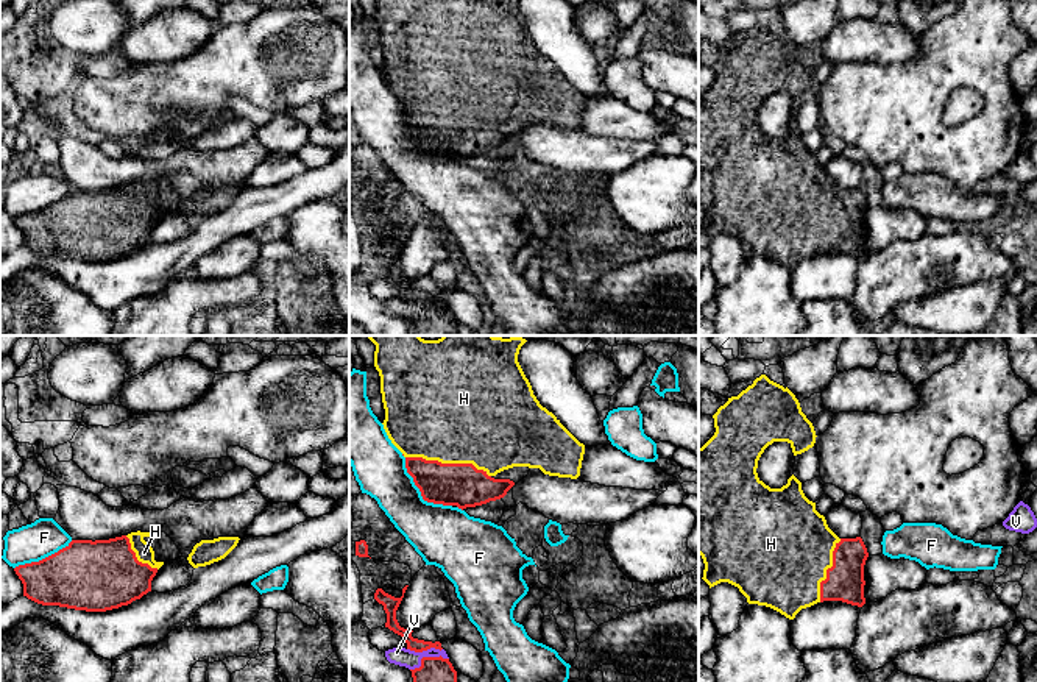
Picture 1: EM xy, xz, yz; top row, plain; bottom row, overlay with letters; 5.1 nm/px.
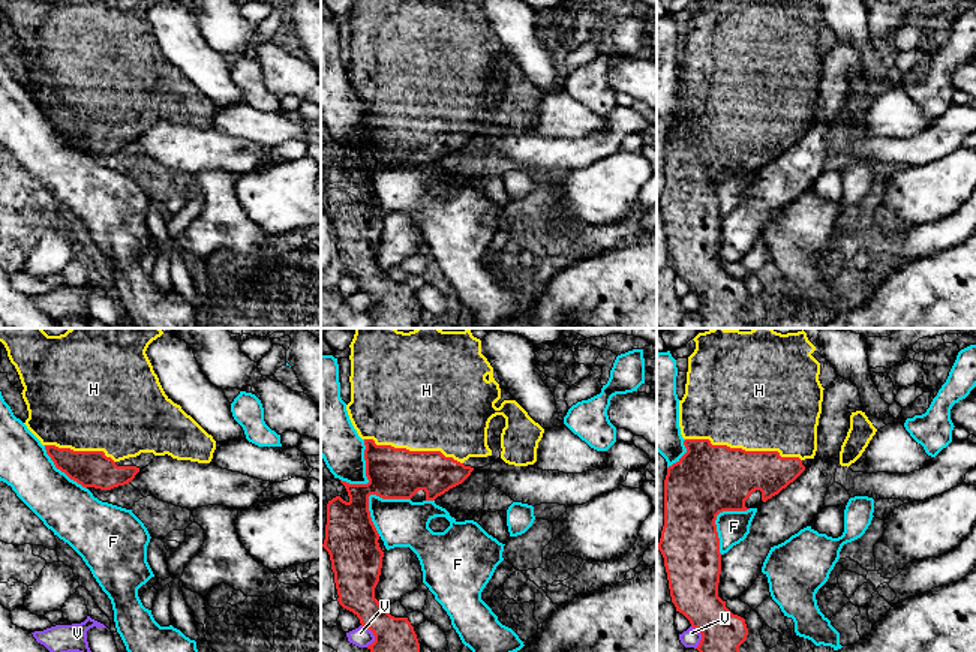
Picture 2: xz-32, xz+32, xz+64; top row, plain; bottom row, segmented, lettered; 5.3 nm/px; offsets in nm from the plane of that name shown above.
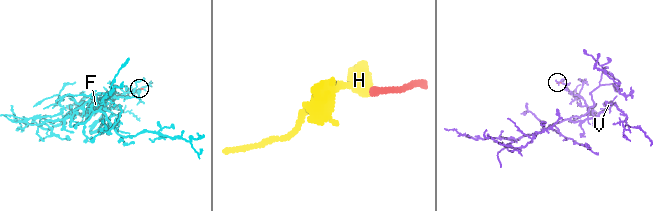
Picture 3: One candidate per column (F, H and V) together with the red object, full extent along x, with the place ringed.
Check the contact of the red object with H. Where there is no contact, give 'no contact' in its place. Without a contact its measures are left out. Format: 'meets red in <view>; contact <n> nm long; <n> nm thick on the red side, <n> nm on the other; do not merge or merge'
meets red in xz; contact 480 nm long; 220 nm thick on the red side, 480 nm on the other; merge

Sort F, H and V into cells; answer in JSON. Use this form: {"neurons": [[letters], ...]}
{"neurons": [["F"], ["H"], ["V"]]}

